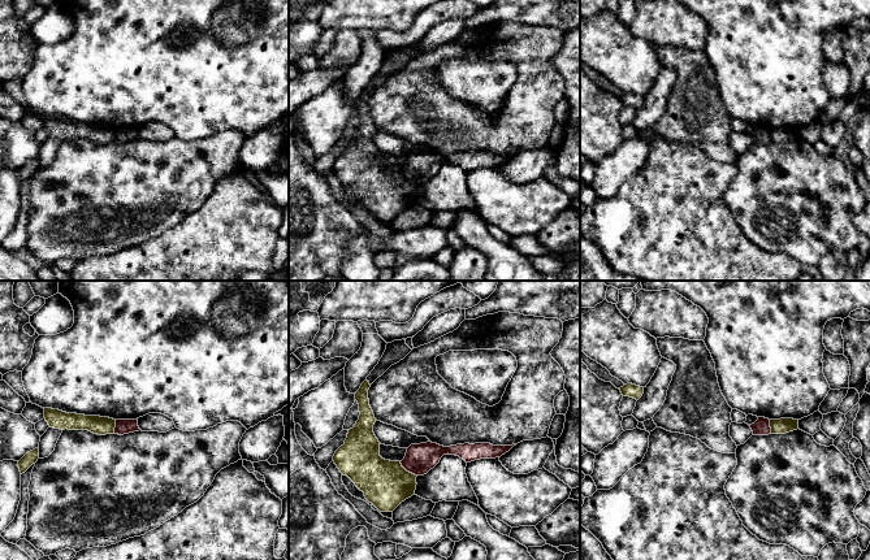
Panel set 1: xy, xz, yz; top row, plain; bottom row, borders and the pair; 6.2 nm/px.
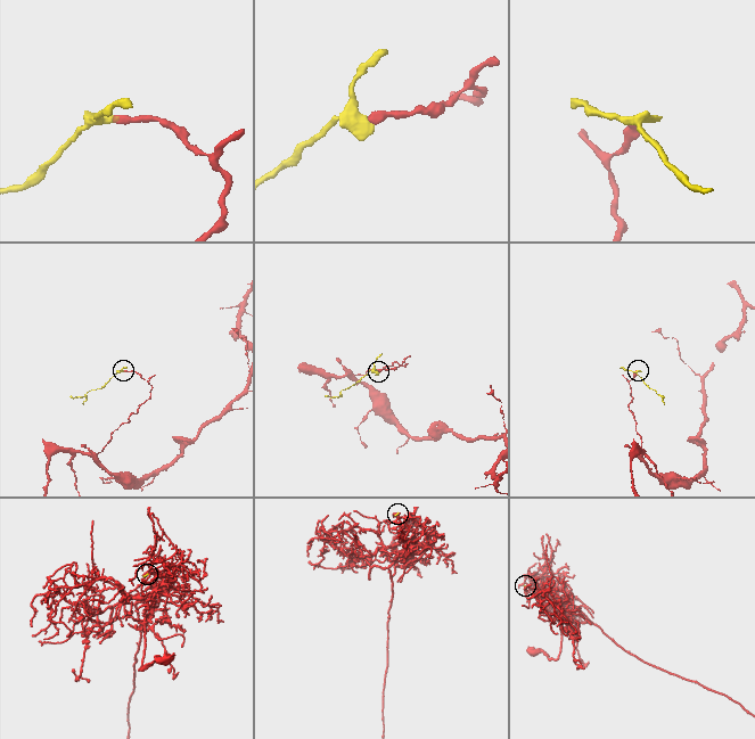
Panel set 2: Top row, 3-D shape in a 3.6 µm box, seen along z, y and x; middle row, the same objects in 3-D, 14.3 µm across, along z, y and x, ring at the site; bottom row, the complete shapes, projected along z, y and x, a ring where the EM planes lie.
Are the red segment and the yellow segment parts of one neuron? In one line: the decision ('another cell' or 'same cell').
another cell

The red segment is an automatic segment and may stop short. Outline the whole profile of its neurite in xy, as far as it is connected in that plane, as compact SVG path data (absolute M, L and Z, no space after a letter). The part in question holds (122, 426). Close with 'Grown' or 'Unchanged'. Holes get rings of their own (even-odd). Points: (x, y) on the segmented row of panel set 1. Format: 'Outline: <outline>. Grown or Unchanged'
Outline: M116 420L114 434L124 435L139 430L138 420Z. Unchanged

